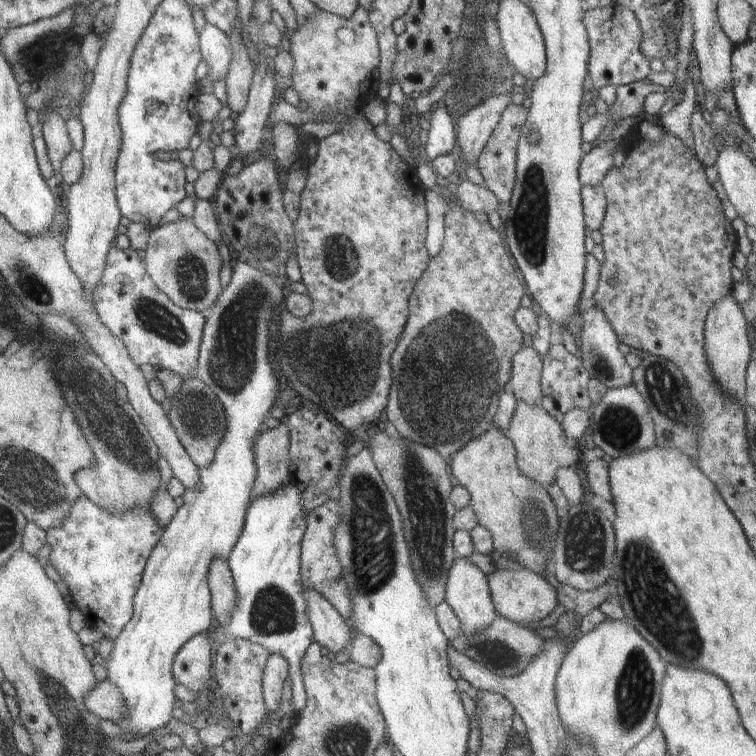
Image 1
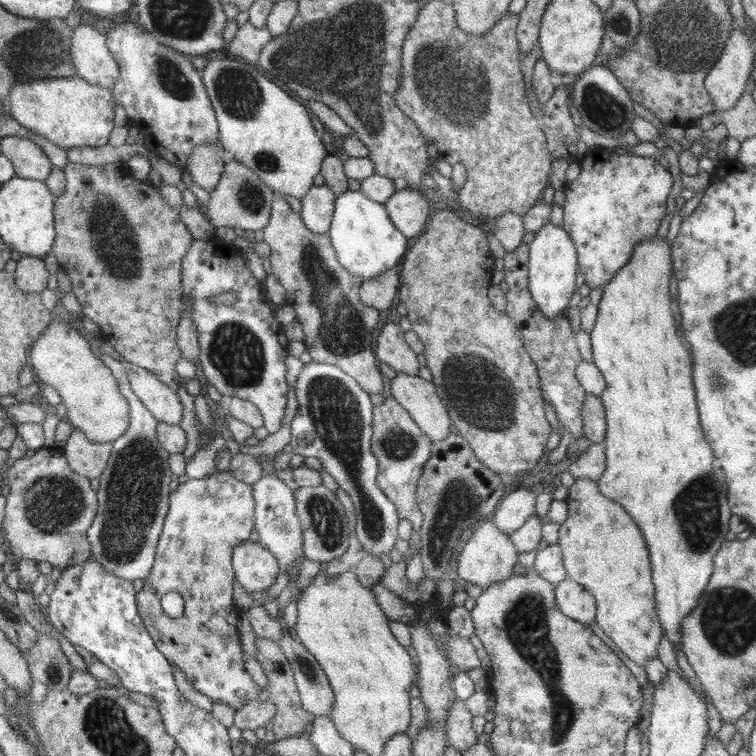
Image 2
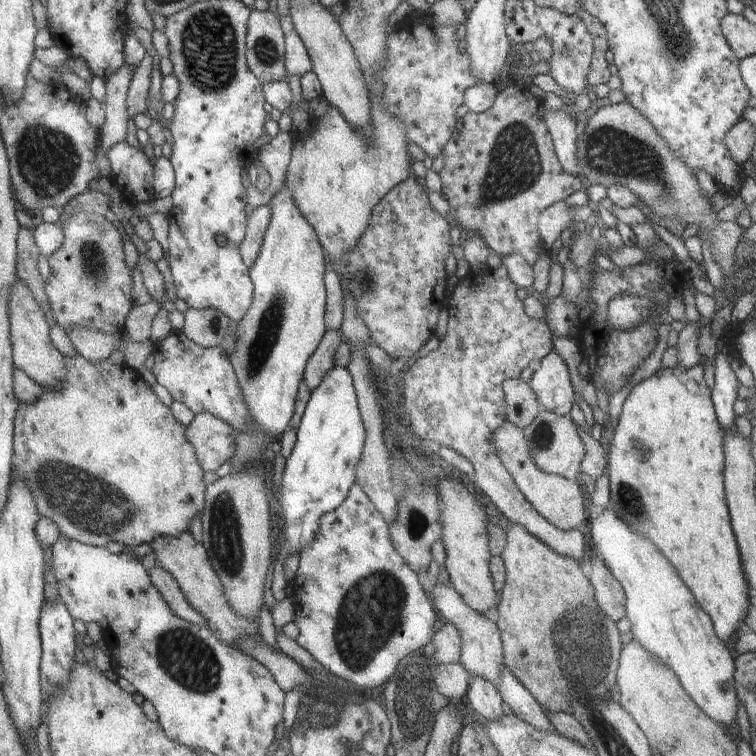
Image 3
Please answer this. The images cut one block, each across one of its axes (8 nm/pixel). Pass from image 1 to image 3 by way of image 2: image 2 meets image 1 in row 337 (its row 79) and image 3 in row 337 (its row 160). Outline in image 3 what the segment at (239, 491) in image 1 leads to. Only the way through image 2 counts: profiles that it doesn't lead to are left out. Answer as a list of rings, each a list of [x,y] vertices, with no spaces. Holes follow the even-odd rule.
[[[286,180],[280,190],[270,197],[269,207],[271,208],[270,222],[260,252],[249,268],[249,277],[253,282],[254,291],[252,304],[236,326],[235,349],[229,354],[247,407],[259,426],[256,433],[236,432],[237,445],[235,455],[231,459],[234,471],[246,465],[258,464],[261,456],[260,449],[269,449],[268,442],[271,438],[280,436],[284,430],[290,428],[288,424],[294,414],[298,384],[303,379],[306,363],[327,331],[325,327],[327,292],[323,278],[329,261],[318,235],[297,207],[295,196],[286,184]]]

